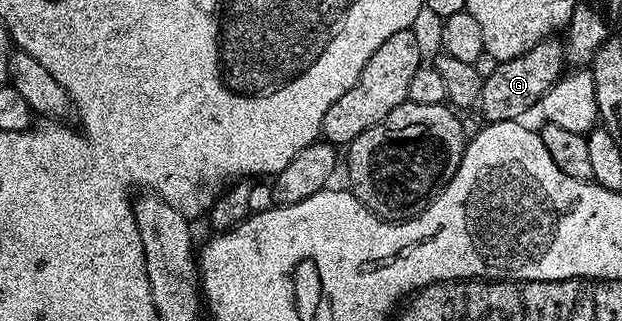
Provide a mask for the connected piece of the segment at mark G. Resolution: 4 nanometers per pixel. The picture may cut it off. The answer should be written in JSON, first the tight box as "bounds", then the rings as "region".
{"bounds":[478,36,565,123],"region":[[[556,36],[534,44],[534,48],[530,48],[522,56],[497,62],[496,70],[490,72],[490,76],[482,84],[478,103],[479,117],[485,123],[515,122],[523,119],[527,110],[535,111],[539,107],[542,96],[546,96],[546,92],[562,77],[565,70],[564,42]]]}

